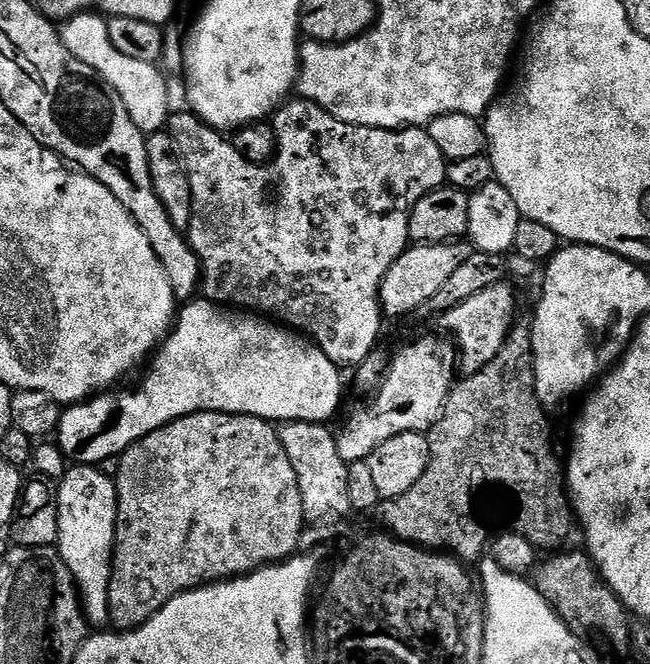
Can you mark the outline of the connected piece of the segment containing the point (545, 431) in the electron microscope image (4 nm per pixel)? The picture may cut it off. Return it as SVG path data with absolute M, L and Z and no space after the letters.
M517 322L494 362L481 372L465 375L453 387L442 418L432 427L432 461L418 486L393 500L381 499L374 509L375 515L384 519L388 527L385 529L391 535L421 548L451 554L461 562L476 562L485 555L490 540L488 524L495 520L501 520L511 531L525 536L538 550L563 549L572 536L574 509L566 483L566 464L556 453L556 436L547 415L536 389L532 325Z

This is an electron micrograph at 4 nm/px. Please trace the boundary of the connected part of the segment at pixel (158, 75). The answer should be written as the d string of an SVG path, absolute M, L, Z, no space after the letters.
M90 11L73 16L63 25L62 35L65 46L79 60L86 62L86 66L93 68L105 84L120 95L122 102L126 102L126 110L140 132L159 132L167 125L174 108L168 97L169 77L155 64L137 62L135 58L122 54L122 50L108 37L108 20L103 15Z

